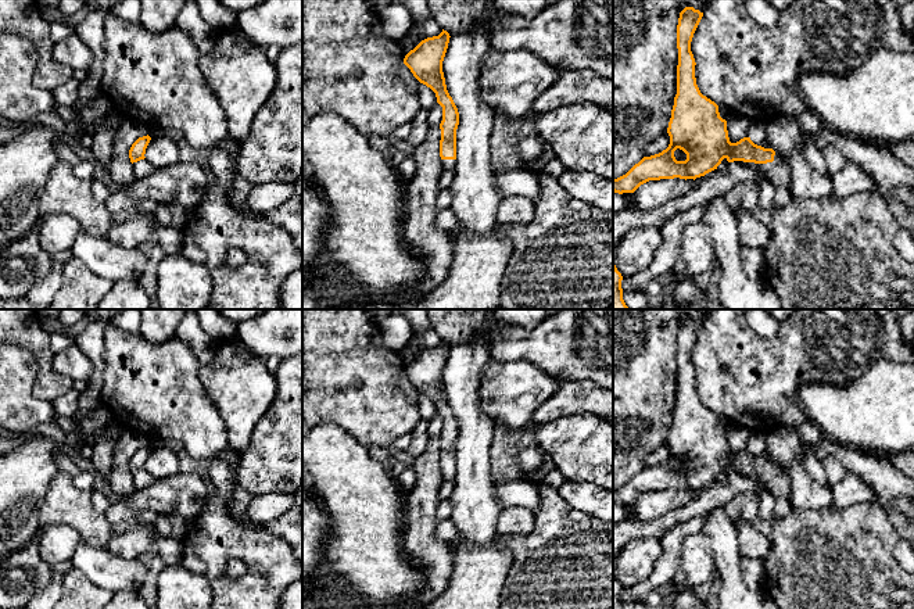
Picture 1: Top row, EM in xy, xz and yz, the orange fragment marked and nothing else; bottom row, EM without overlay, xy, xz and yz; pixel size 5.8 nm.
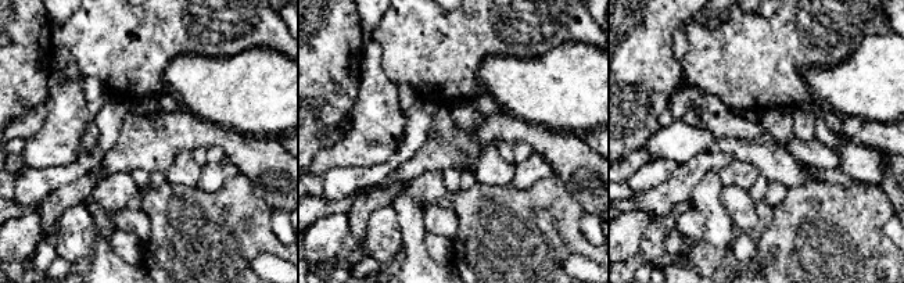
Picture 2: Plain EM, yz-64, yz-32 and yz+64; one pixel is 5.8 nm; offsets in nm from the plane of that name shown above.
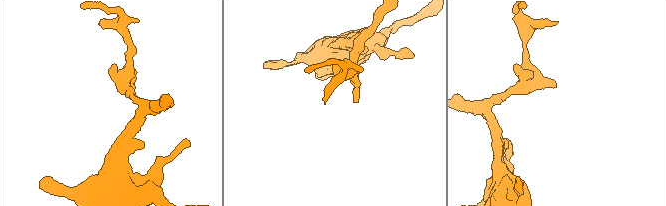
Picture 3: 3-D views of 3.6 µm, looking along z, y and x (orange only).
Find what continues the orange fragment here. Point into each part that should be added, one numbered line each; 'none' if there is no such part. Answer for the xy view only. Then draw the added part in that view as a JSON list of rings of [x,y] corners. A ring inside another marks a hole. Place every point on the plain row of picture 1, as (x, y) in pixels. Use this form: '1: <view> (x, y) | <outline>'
1: xy (142, 479) | [[[146,469],[133,473],[132,476],[133,476],[136,490],[143,490],[154,483],[153,476]]]

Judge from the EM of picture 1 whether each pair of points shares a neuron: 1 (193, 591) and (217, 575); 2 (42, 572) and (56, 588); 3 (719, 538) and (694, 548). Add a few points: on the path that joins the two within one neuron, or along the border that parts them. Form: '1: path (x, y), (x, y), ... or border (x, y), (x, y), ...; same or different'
1: border (179, 565), (200, 573), (210, 584), (212, 594); different
2: border (54, 570), (53, 579), (35, 594); different
3: border (701, 530), (710, 541), (712, 561), (716, 572); different

